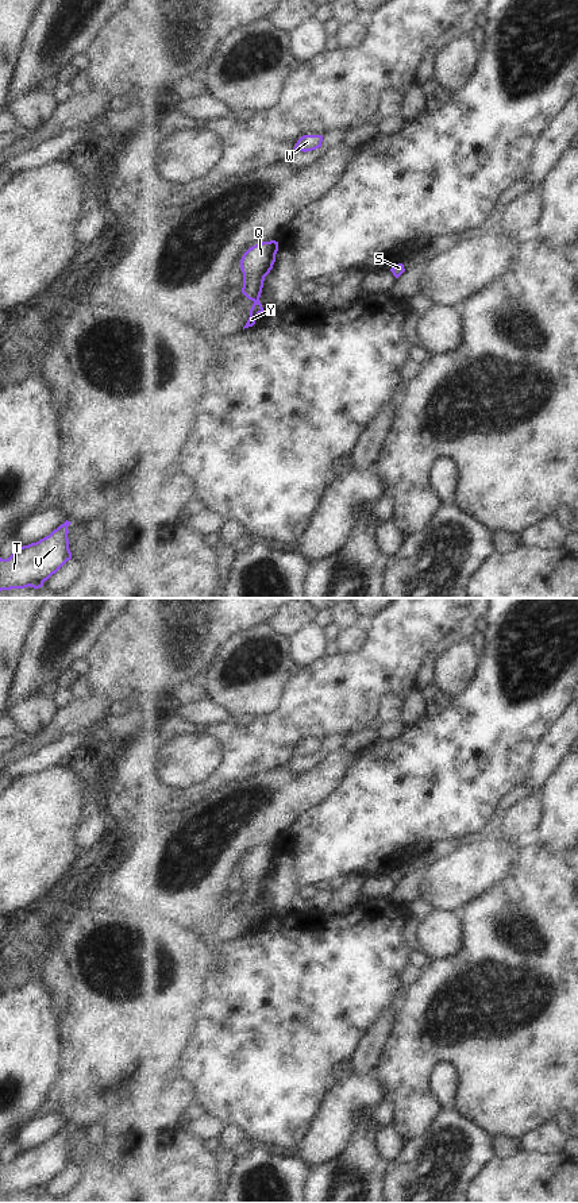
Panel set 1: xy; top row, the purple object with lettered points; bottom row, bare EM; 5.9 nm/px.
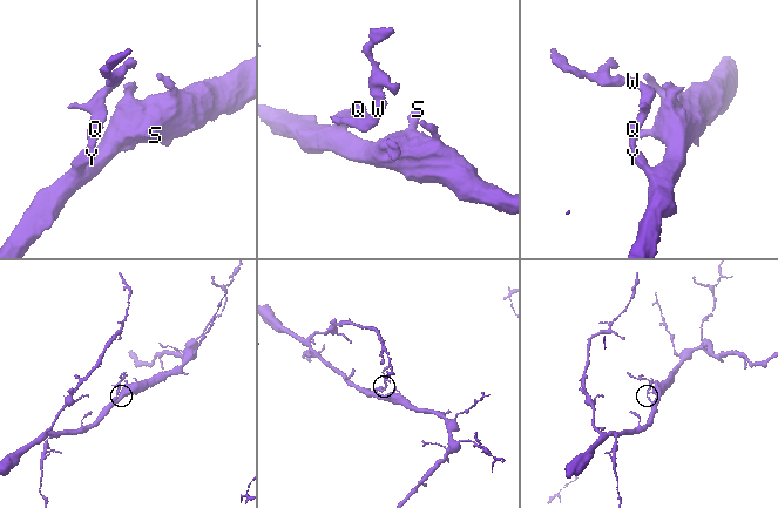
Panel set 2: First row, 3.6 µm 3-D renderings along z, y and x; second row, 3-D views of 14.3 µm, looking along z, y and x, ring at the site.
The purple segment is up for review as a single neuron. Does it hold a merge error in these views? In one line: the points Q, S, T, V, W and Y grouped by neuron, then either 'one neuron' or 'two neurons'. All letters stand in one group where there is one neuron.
Q S T V W Y | one neuron

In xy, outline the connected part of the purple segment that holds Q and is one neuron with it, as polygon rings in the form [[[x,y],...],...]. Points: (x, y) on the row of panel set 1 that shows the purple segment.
[[[262,242],[250,247],[240,259],[240,269],[243,273],[242,293],[254,302],[250,309],[250,317],[243,329],[253,327],[259,315],[263,313],[259,297],[265,277],[270,273],[275,262],[277,251],[278,242]]]

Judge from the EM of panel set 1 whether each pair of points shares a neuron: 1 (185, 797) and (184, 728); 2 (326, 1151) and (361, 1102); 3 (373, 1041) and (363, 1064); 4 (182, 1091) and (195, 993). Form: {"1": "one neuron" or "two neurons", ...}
{"1": "one neuron", "2": "one neuron", "3": "one neuron", "4": "two neurons"}

